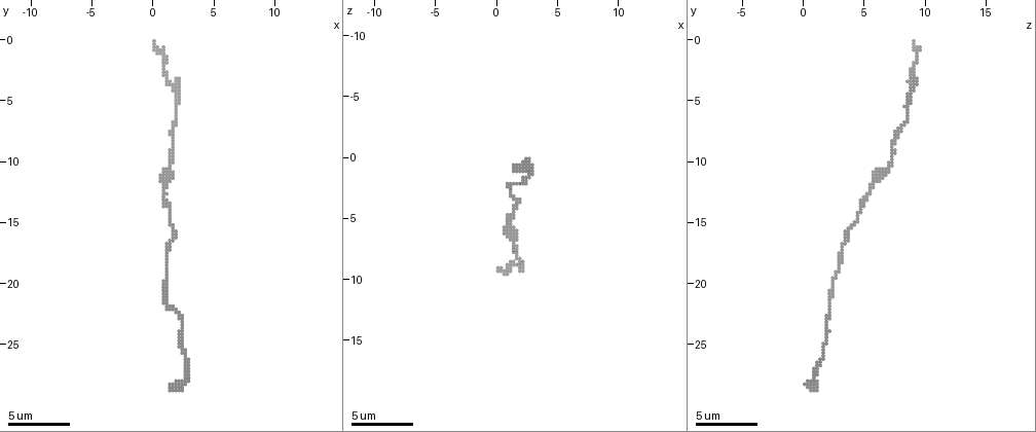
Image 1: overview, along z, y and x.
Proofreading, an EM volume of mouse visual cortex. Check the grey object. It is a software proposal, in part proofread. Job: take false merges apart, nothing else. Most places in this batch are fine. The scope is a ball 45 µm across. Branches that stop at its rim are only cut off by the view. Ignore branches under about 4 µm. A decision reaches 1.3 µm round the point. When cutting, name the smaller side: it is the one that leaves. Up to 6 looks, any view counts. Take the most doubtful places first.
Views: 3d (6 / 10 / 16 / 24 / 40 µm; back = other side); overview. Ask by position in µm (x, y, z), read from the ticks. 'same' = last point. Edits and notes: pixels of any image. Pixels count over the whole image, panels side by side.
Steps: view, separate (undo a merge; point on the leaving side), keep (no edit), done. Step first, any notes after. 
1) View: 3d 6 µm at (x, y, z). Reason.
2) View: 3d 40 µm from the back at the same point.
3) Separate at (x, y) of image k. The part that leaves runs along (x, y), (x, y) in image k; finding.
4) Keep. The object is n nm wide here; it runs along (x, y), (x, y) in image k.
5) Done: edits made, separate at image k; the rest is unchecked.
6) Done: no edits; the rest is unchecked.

View: 3d 10 µm at (1.6, 10.0, 7.0). Calibre changes.

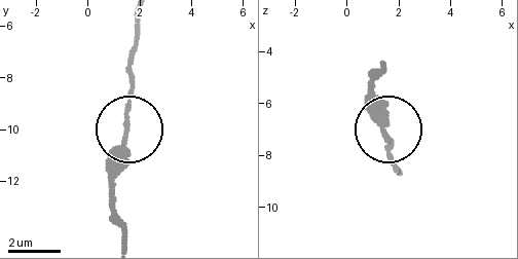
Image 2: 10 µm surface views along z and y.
Keep. It runs along (383, 66), (370, 86), (370, 104), (390, 137), (390, 150) in image 2; continuous, no second cell.

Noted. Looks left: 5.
View: 3d 10 µm at (1.2, 14.2, 4.8).

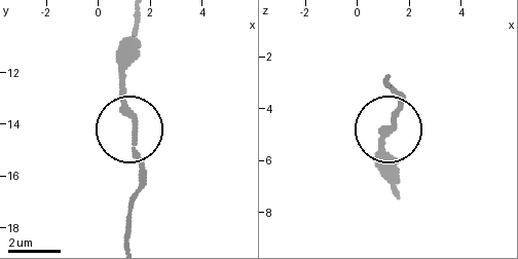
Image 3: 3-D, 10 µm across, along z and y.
Keep. All the same cell.

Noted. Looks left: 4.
View: 3d 6 µm at (1.8, 5.2, 8.4). Calibre changes.

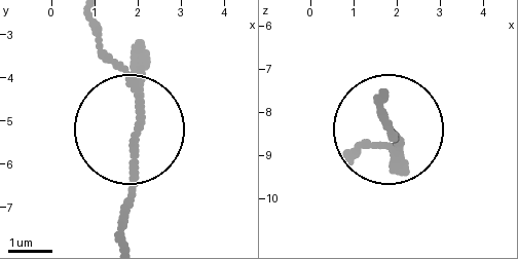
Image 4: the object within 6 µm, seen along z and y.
Keep. It runs along (123, 242), (135, 109), (101, 25) in image 4; all the same cell.

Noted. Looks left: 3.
Done: no edits; the rest is unchecked.

